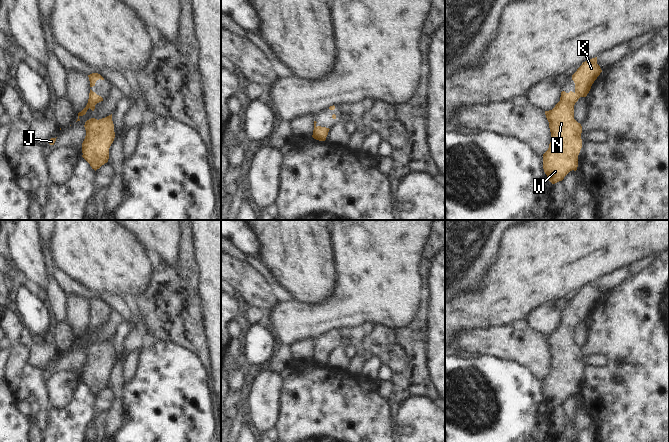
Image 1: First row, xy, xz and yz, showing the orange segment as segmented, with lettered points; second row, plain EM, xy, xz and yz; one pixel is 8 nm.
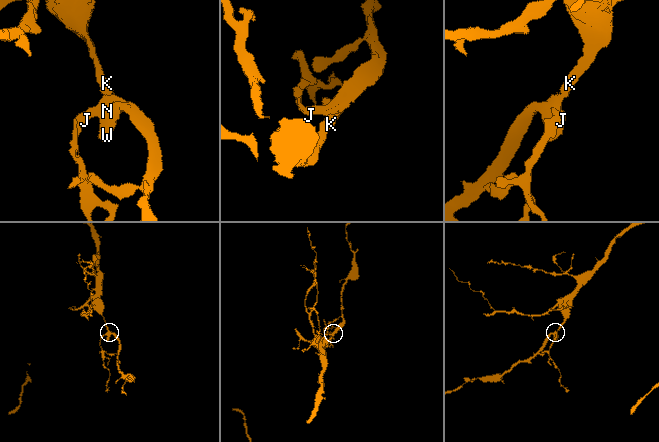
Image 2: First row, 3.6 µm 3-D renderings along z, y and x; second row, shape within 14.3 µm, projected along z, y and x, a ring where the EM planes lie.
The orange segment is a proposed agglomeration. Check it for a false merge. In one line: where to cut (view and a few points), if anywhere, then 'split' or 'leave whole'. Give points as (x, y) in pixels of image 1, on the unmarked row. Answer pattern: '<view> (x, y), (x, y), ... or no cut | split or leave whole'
no cut | leave whole

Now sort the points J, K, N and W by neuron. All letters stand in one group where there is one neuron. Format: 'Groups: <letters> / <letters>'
Groups: J K N W

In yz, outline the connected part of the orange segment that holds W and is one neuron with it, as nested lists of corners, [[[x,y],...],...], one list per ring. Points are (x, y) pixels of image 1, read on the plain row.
[[[597,281],[583,286],[572,299],[575,315],[562,315],[555,331],[545,335],[551,366],[543,378],[543,393],[552,408],[562,405],[570,395],[577,394],[582,372],[582,350],[574,343],[574,329],[580,321],[587,320],[601,296]]]

